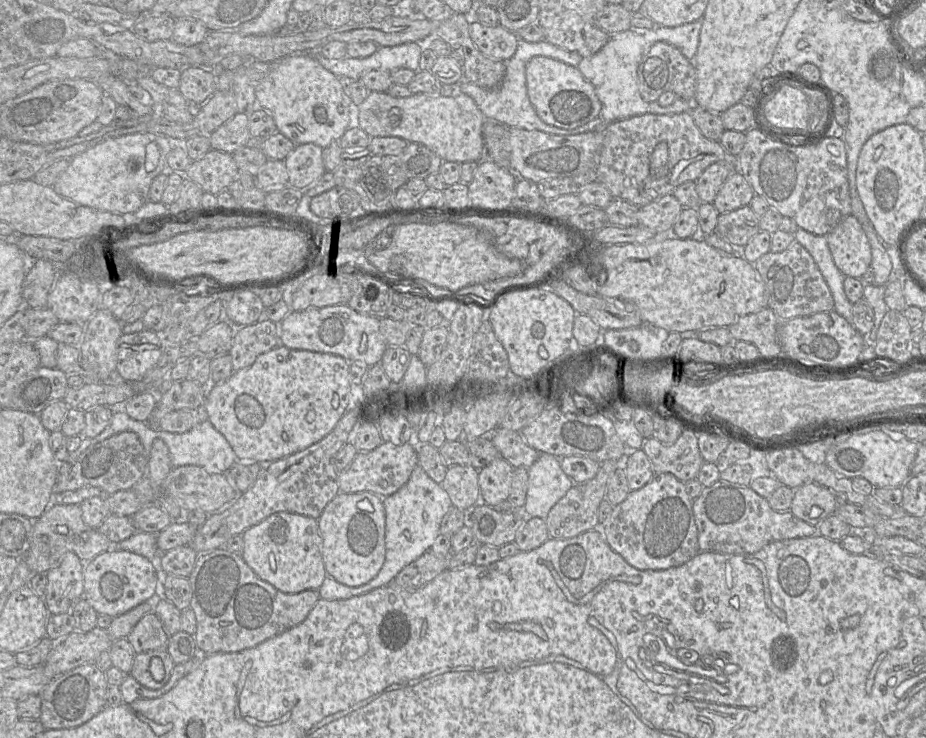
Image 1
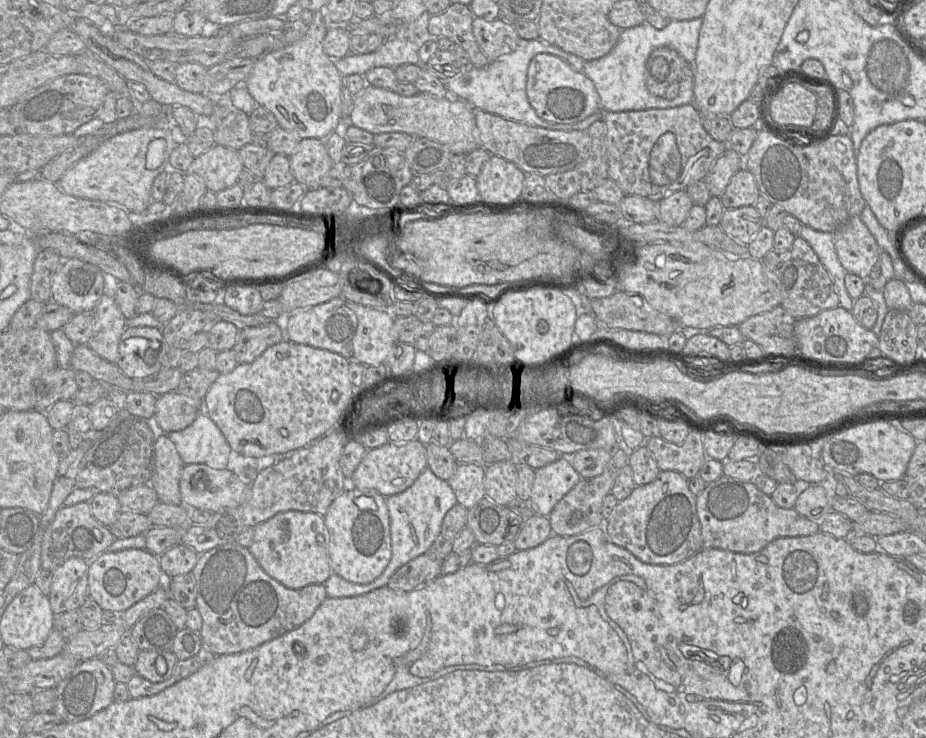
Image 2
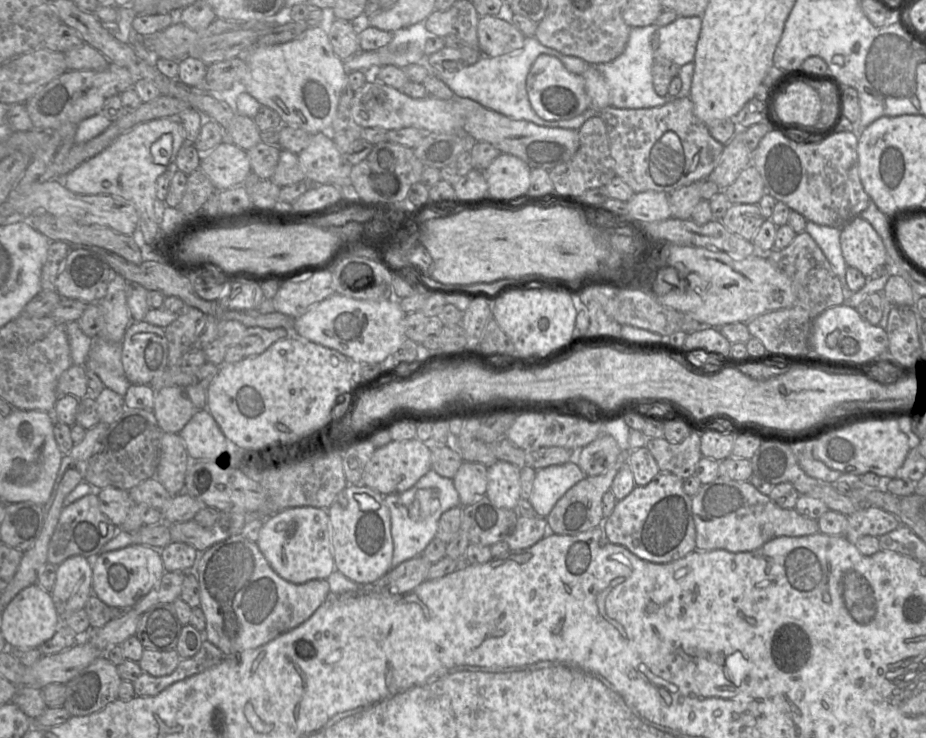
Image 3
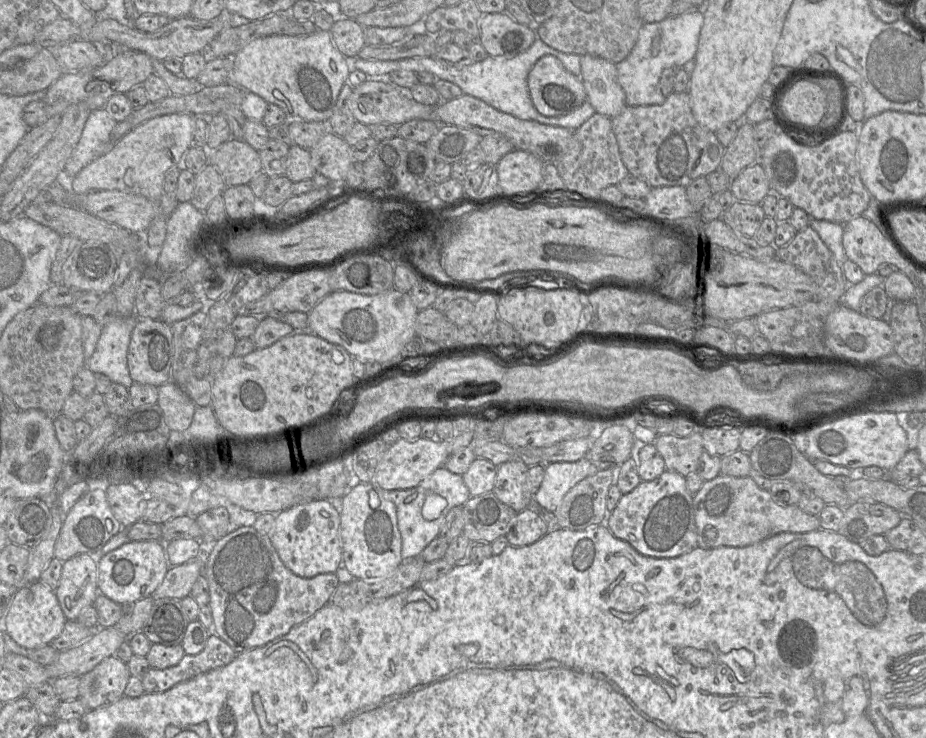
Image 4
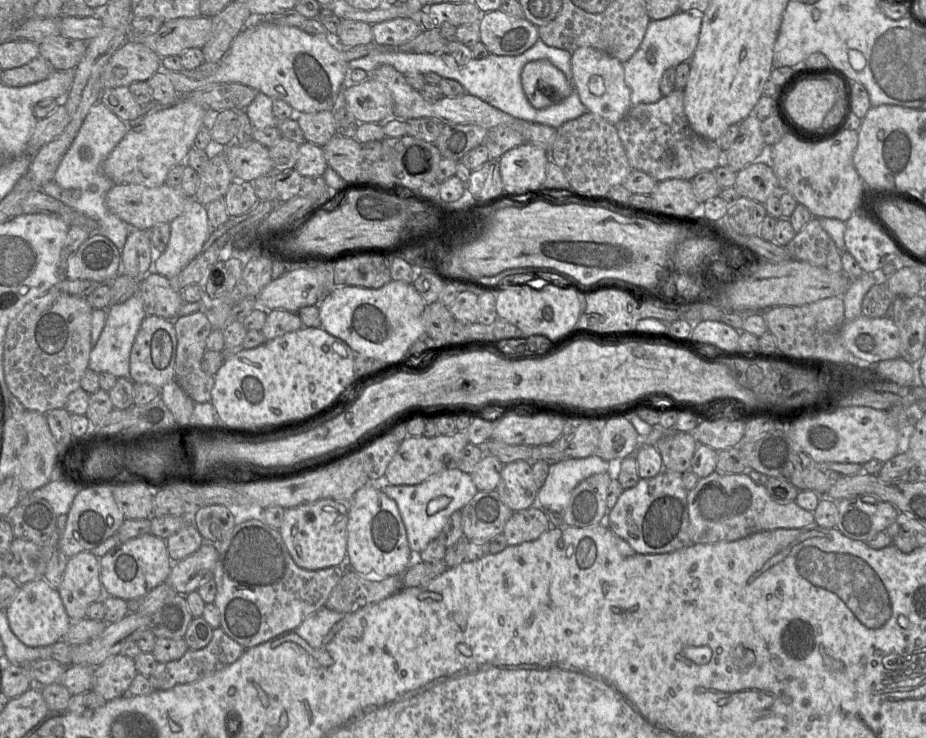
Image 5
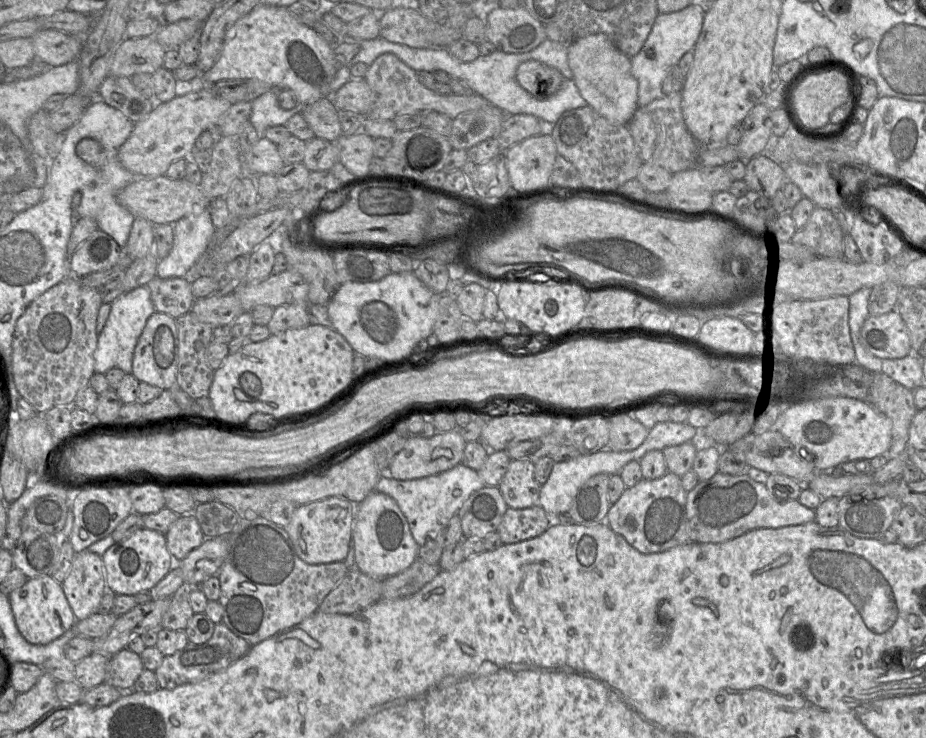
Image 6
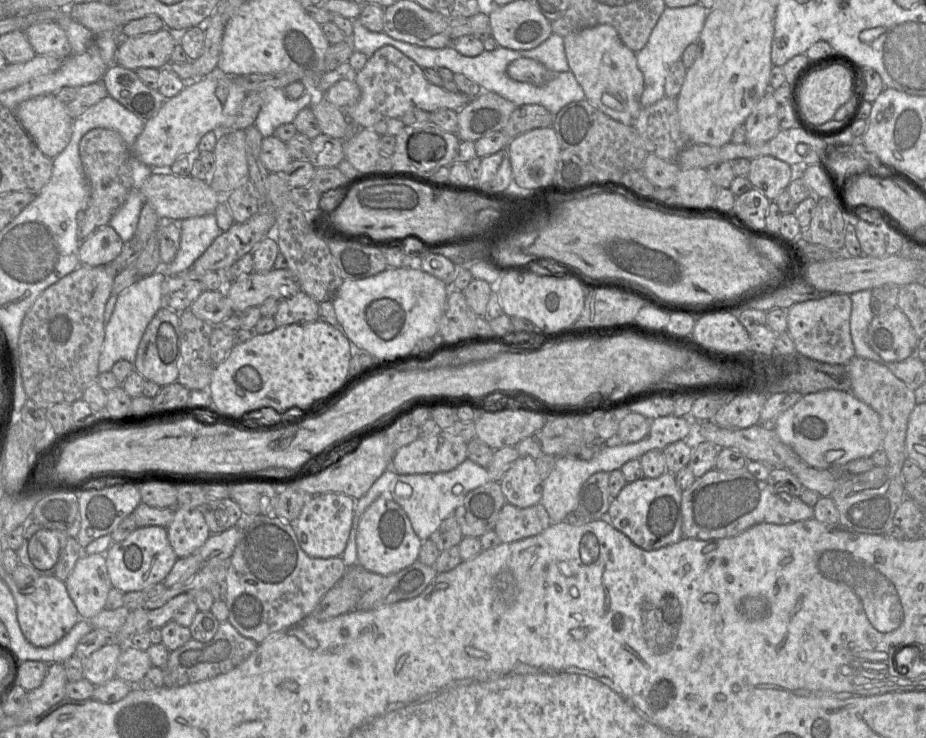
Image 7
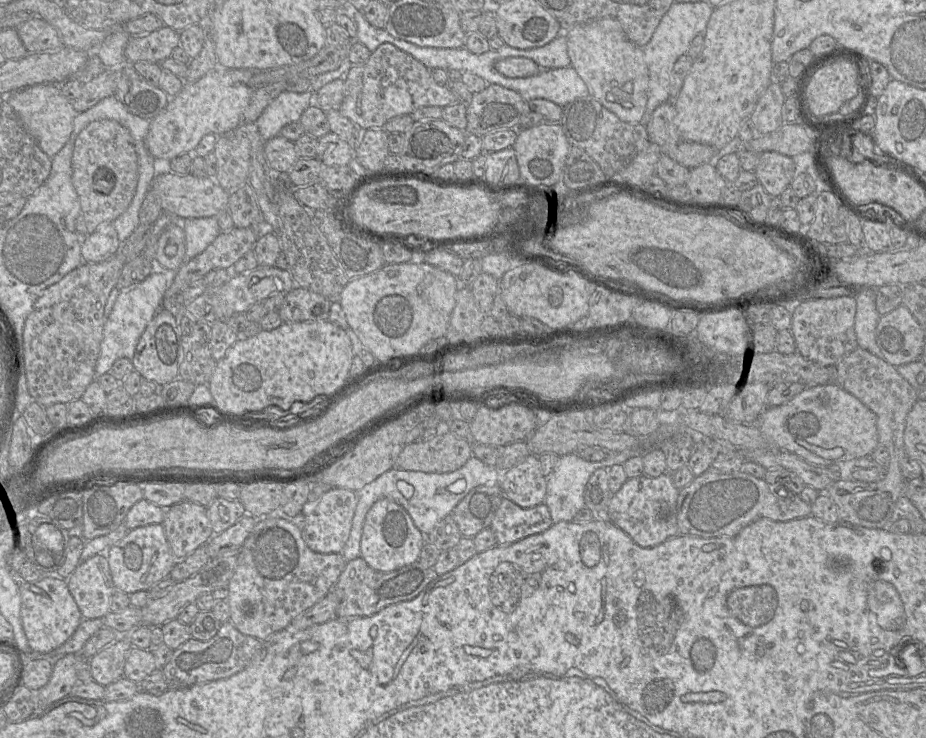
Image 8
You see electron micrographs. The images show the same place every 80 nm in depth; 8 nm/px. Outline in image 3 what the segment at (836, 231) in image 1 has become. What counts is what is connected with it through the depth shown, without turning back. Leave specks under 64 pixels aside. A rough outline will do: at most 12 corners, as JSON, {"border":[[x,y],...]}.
{"border":[[857,216],[841,227],[847,266],[865,277],[888,262],[873,226]]}

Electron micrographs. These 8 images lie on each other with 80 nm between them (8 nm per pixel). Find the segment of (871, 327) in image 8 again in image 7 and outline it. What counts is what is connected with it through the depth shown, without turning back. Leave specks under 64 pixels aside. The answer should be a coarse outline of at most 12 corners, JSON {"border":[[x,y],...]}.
{"border":[[872,290],[852,300],[850,332],[856,356],[885,362],[867,343],[874,318]]}

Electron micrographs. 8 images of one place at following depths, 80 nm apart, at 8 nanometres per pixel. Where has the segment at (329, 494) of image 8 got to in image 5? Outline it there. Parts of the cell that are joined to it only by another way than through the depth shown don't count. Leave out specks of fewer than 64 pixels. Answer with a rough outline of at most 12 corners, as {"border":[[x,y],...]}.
{"border":[[349,504],[285,510],[279,531],[300,568],[347,569]]}

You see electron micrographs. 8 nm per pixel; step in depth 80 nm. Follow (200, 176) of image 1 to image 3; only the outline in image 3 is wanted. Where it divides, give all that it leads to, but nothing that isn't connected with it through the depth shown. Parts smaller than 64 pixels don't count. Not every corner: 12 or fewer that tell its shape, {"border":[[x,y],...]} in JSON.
{"border":[[222,142],[203,153],[199,168],[216,191],[243,185],[246,151]]}

